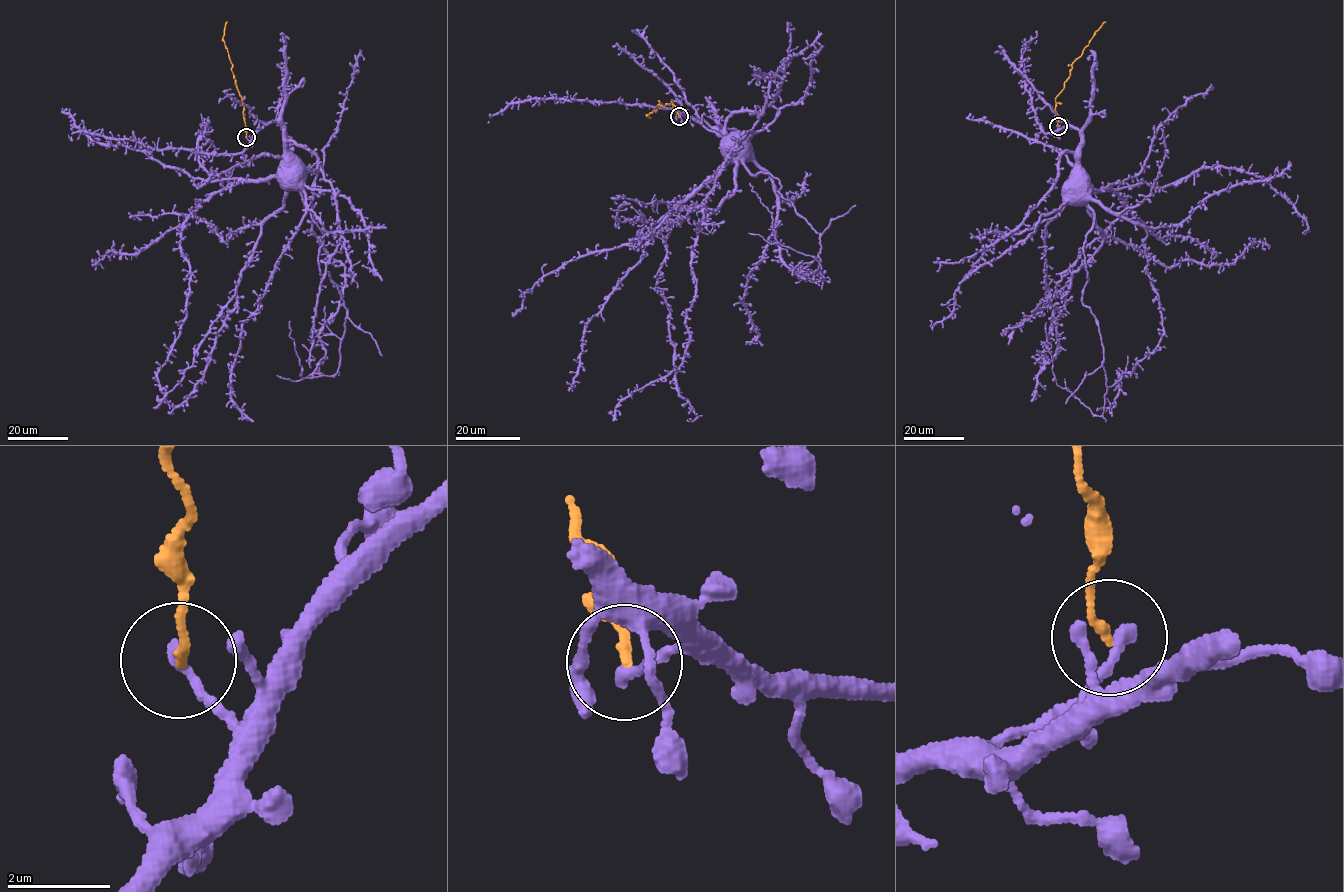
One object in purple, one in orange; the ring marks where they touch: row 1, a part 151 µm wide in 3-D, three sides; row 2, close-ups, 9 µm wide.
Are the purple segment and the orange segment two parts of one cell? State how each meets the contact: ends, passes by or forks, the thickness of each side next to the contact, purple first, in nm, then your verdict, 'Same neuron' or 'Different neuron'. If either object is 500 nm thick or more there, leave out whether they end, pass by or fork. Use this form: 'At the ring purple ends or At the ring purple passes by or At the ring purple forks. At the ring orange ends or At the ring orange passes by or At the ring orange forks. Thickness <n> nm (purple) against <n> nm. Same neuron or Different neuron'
At the ring purple ends. At the ring orange ends. Thickness 260 nm (purple) against 160 nm. Same neuron

